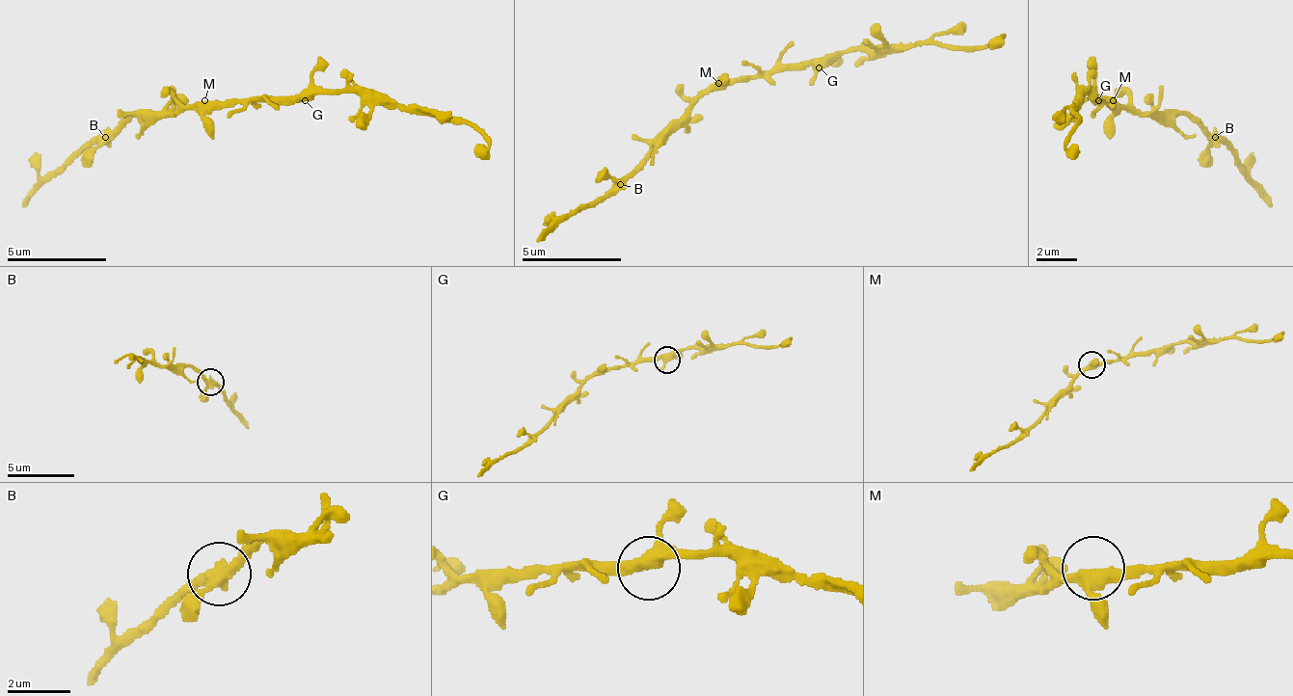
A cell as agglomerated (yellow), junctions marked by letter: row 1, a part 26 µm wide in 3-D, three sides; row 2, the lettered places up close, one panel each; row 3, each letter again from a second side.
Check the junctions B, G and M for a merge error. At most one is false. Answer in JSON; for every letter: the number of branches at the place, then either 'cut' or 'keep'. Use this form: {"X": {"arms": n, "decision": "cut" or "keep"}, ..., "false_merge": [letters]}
{"B": {"arms": 3, "decision": "keep"}, "G": {"arms": 3, "decision": "keep"}, "M": {"arms": 3, "decision": "keep"}, "false_merge": []}

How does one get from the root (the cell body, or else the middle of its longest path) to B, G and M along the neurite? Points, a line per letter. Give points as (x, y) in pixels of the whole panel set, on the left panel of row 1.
B: (239, 105), (184, 105), (179, 110), (129, 110), (104, 135)
G: (239, 105), (259, 105), (264, 100), (305, 100)
M: (239, 105), (214, 105), (204, 100)

